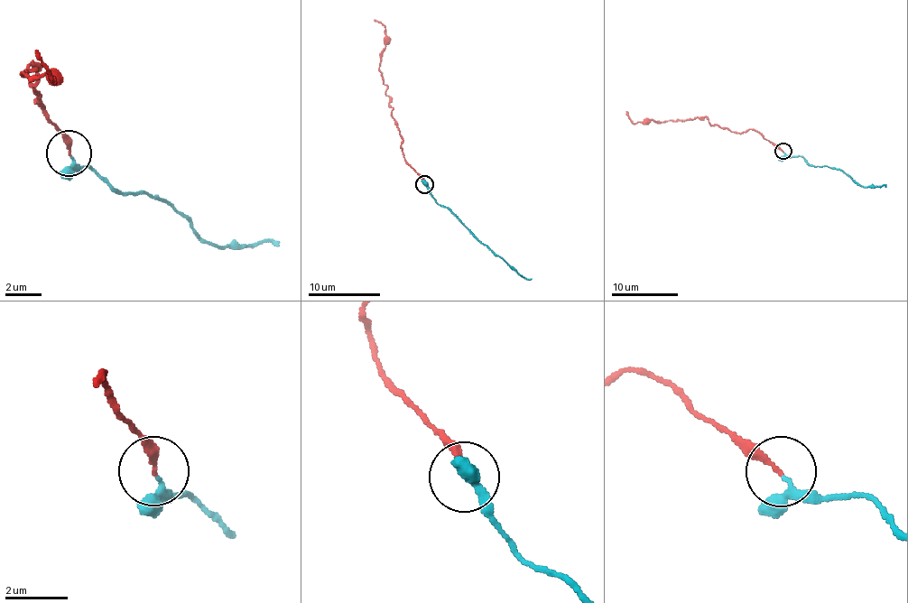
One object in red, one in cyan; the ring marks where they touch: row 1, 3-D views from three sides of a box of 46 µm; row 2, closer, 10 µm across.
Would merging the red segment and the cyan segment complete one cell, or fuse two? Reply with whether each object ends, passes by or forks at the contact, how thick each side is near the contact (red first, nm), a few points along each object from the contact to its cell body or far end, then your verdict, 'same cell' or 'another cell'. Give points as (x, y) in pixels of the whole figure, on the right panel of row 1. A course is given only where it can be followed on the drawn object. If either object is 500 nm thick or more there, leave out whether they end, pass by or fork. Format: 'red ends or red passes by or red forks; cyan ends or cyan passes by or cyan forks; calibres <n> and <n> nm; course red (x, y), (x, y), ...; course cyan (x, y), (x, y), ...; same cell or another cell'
red ends; cyan passes by; calibres 170 and 170 nm; course red (782, 152), (753, 129), (735, 133), (699, 117), (634, 123), (625, 111); course cyan (782, 152), (801, 156), (815, 166), (840, 168), (859, 185), (886, 187); same cell

